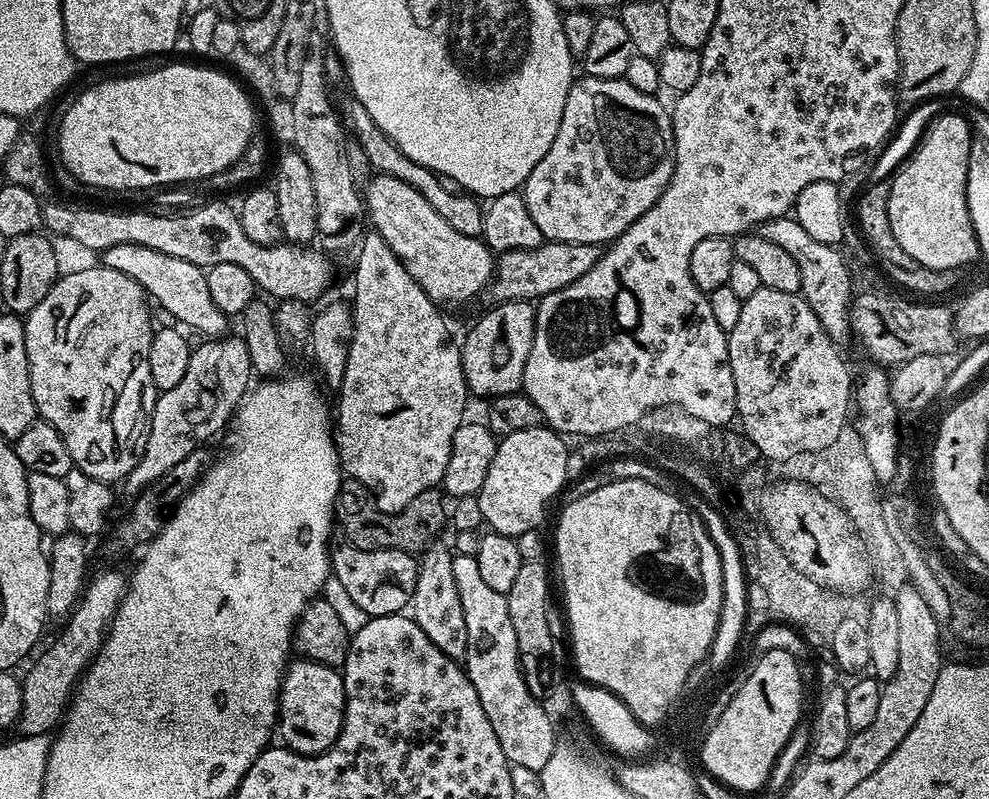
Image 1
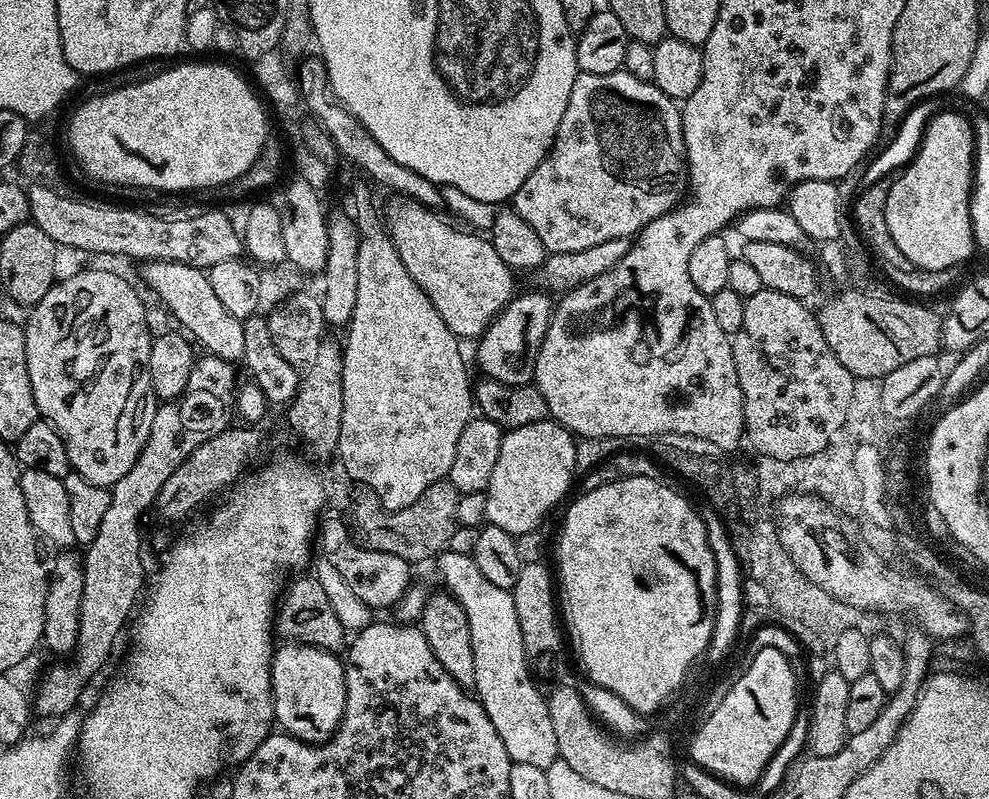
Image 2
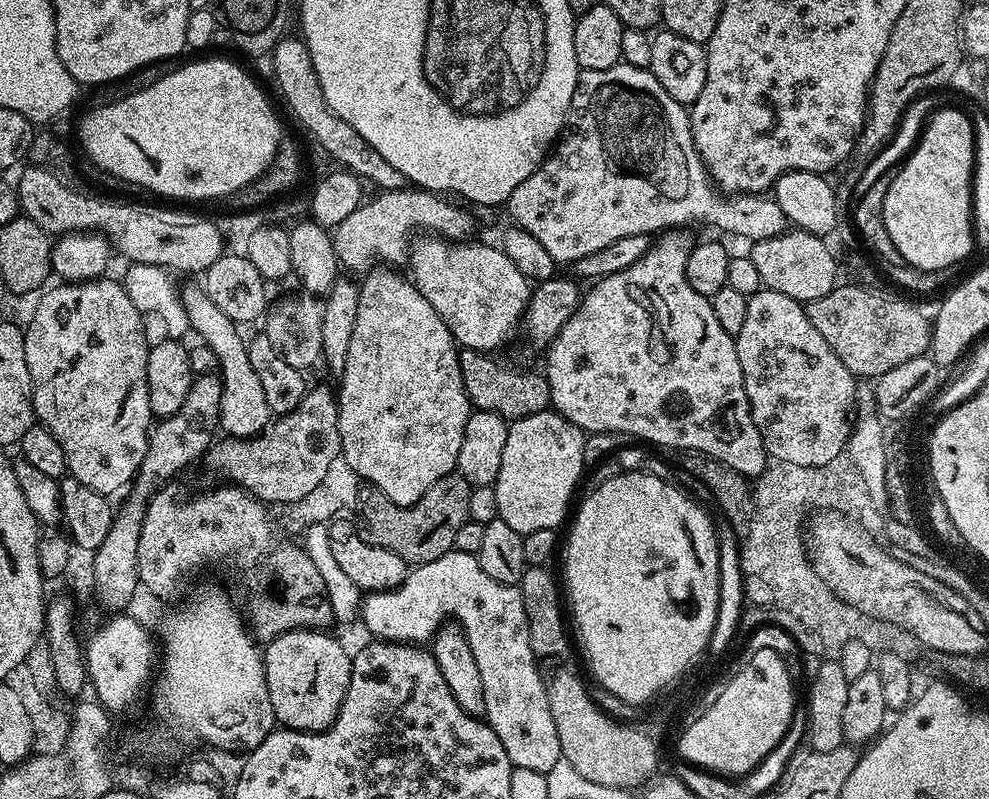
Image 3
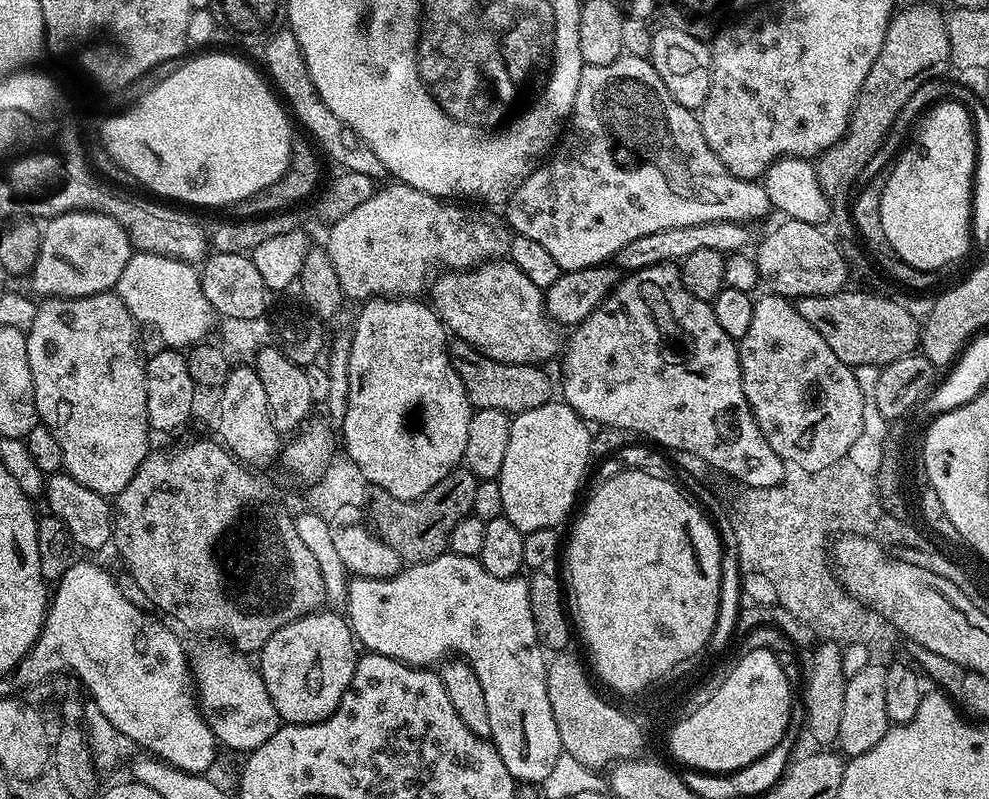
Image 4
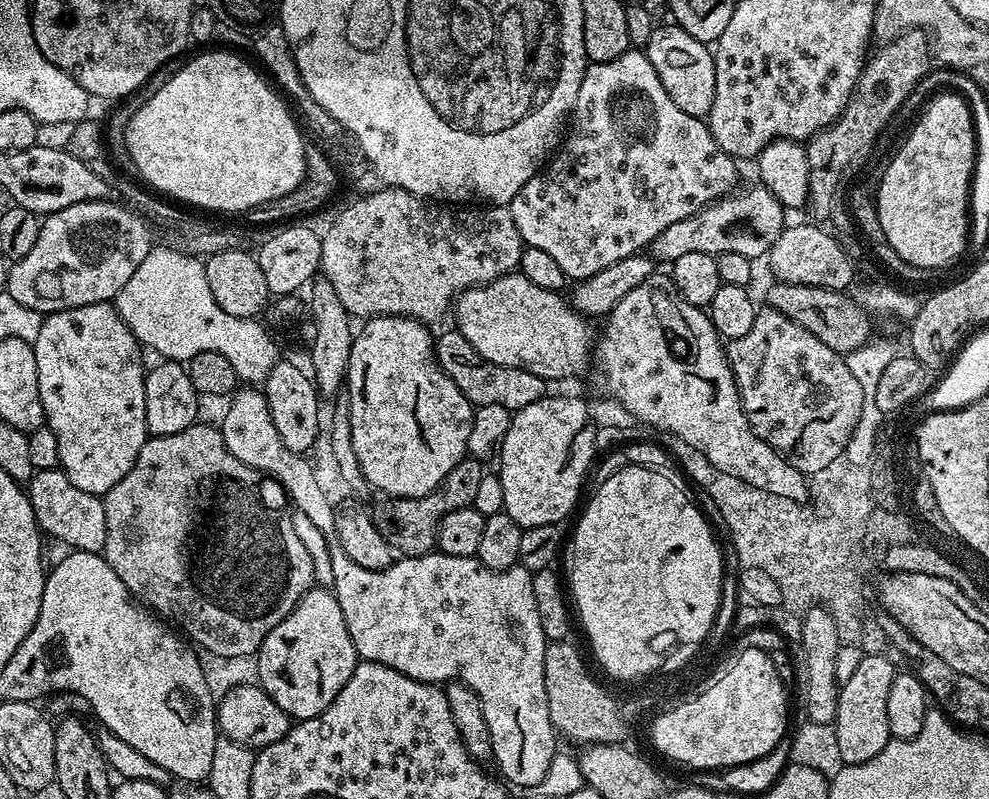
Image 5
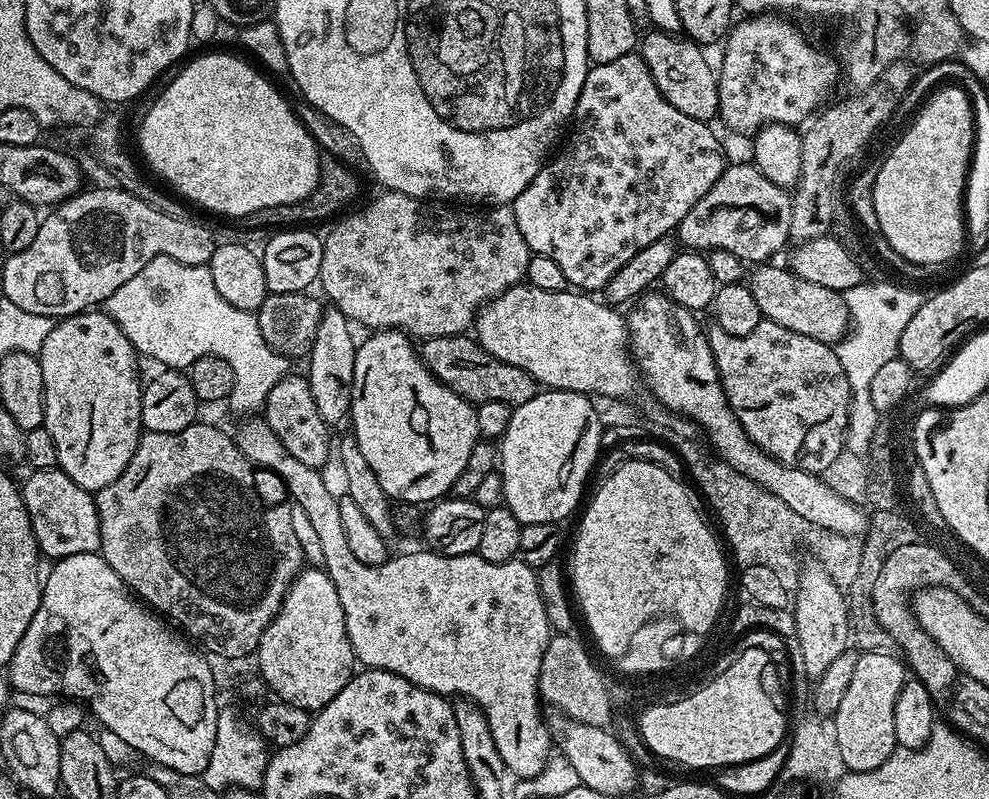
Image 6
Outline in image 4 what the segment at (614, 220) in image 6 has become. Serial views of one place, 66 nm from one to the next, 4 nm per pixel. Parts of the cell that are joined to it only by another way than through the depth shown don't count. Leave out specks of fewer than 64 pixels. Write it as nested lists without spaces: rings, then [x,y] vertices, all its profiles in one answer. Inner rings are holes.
[[[630,55],[619,56],[614,62],[606,62],[606,66],[590,66],[585,64],[582,74],[578,78],[578,94],[574,94],[574,106],[570,117],[570,127],[563,133],[558,147],[536,168],[522,186],[518,186],[516,193],[506,202],[506,223],[515,235],[525,236],[539,244],[550,253],[550,258],[558,262],[561,273],[586,270],[599,264],[609,263],[622,246],[634,242],[634,238],[642,238],[646,234],[654,234],[654,230],[670,230],[678,226],[694,226],[695,224],[709,224],[710,222],[753,222],[760,220],[764,212],[773,211],[770,194],[766,194],[763,183],[755,180],[743,180],[730,174],[722,166],[718,154],[706,146],[706,138],[702,138],[702,130],[697,113],[693,109],[682,106],[666,90],[662,78],[654,70],[651,59]]]

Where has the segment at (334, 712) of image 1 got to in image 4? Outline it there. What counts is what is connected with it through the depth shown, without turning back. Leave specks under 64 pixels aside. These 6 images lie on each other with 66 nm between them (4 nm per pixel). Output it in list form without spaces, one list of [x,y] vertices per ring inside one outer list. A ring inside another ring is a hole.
[[[317,610],[308,616],[298,618],[286,626],[282,626],[266,642],[266,646],[258,653],[258,671],[262,682],[266,682],[266,690],[270,694],[270,702],[274,702],[274,710],[278,710],[281,721],[285,724],[319,724],[342,702],[342,694],[350,686],[354,678],[358,648],[354,643],[352,629],[348,621],[339,611]]]

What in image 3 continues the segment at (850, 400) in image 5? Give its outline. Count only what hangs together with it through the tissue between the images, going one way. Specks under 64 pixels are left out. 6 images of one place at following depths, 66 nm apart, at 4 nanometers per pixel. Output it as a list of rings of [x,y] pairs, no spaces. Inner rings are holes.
[[[761,287],[759,292],[748,297],[746,319],[734,339],[752,421],[754,426],[758,426],[758,434],[769,457],[773,460],[797,459],[801,464],[813,461],[817,467],[844,450],[856,406],[858,380],[850,370],[846,370],[846,366],[842,366],[842,358],[838,358],[838,354],[826,346],[826,338],[822,338],[822,334],[810,326],[805,305],[794,298],[786,298],[786,294],[778,294],[778,290]]]

